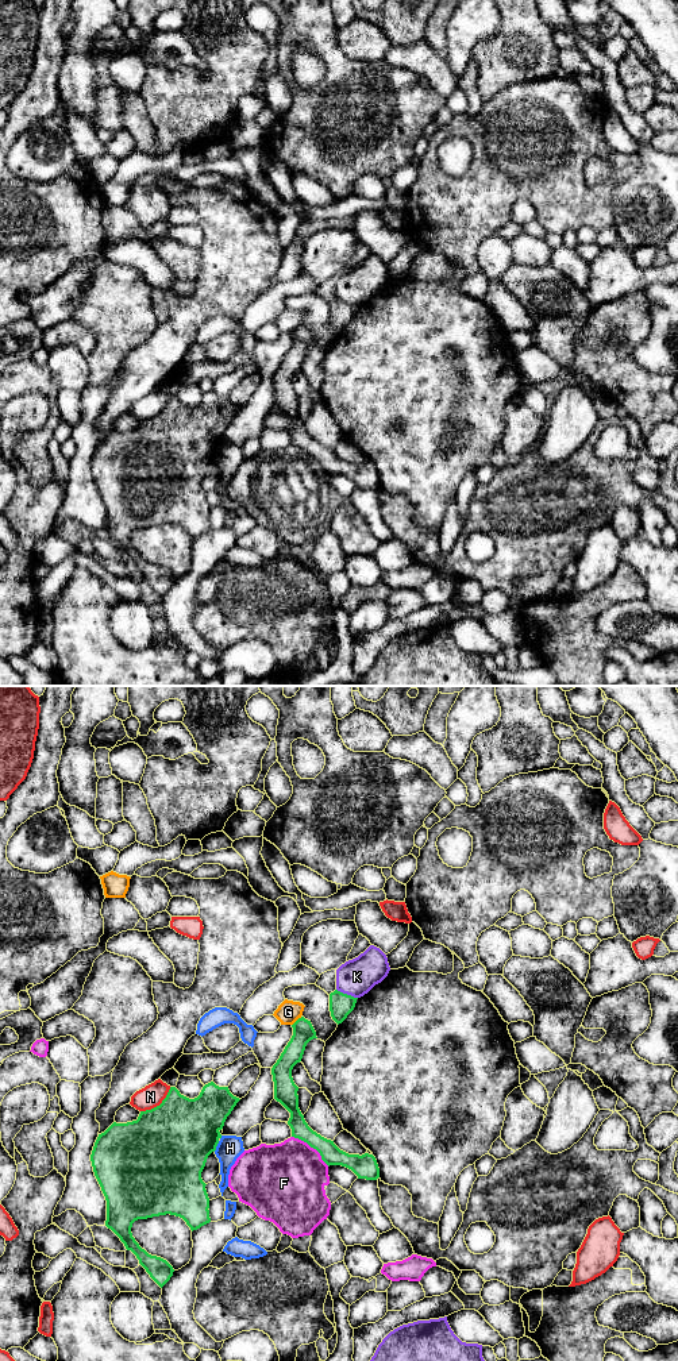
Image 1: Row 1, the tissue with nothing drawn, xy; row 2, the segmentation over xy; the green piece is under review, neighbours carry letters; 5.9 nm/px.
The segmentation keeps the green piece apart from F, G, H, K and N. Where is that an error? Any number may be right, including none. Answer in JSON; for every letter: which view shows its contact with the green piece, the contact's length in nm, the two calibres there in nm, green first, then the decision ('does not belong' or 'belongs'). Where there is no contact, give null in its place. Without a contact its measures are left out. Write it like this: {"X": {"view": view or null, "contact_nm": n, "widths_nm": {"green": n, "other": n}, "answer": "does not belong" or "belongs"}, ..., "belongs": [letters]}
{"F": {"view": "xy", "contact_nm": 280, "widths_nm": {"green": 120, "other": 440}, "answer": "does not belong"}, "G": {"view": "xy", "contact_nm": 80, "widths_nm": {"green": 130, "other": 140}, "answer": "does not belong"}, "H": {"view": "xy", "contact_nm": 70, "widths_nm": {"green": 440, "other": 150}, "answer": "does not belong"}, "K": {"view": "xy", "contact_nm": 140, "widths_nm": {"green": 140, "other": 220}, "answer": "does not belong"}, "N": {"view": "xy", "contact_nm": 240, "widths_nm": {"green": 480, "other": 140}, "answer": "does not belong"}, "belongs": []}

